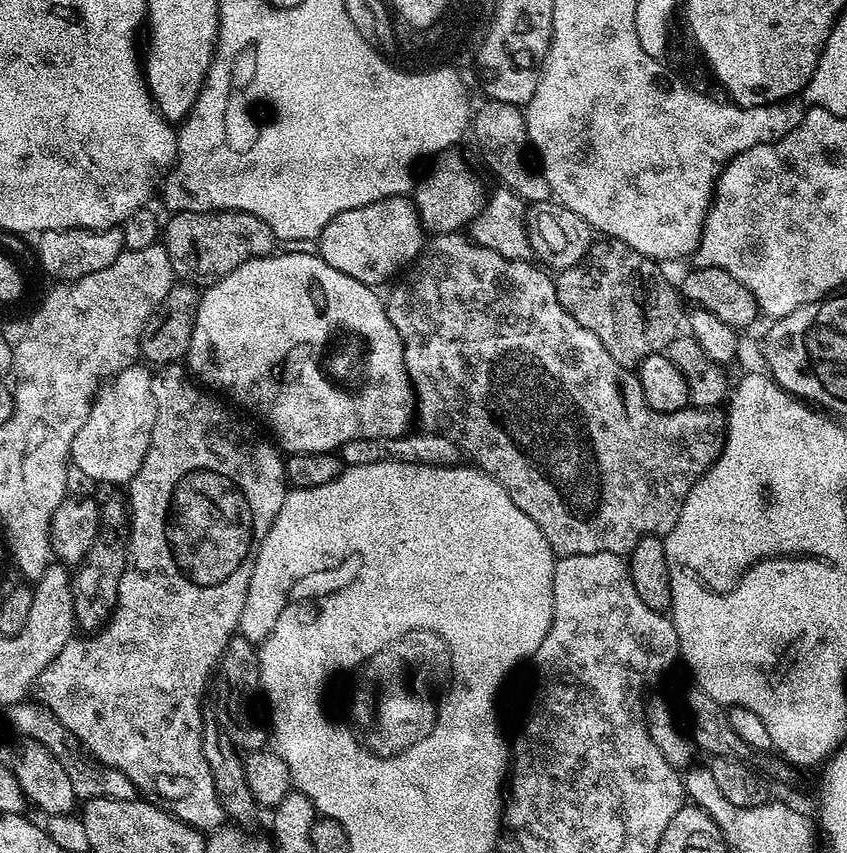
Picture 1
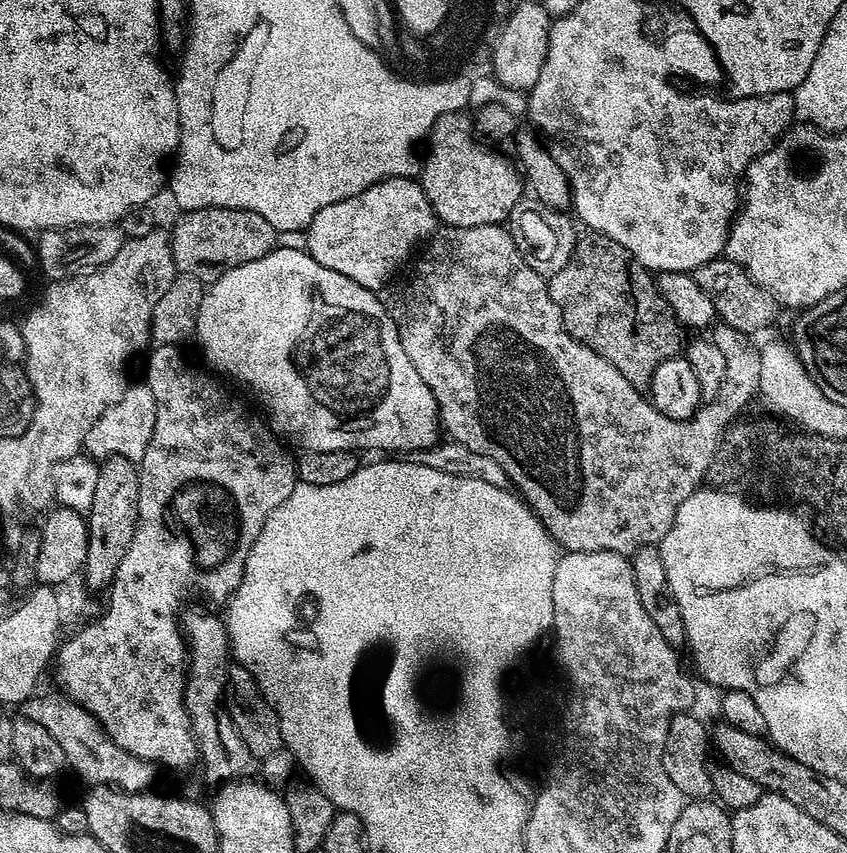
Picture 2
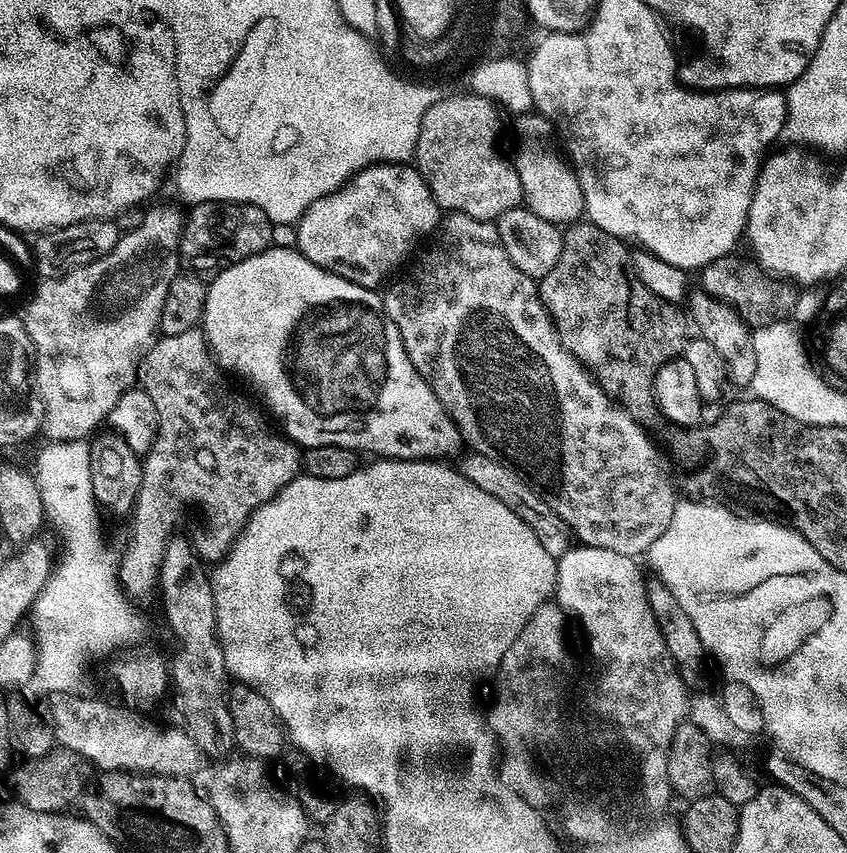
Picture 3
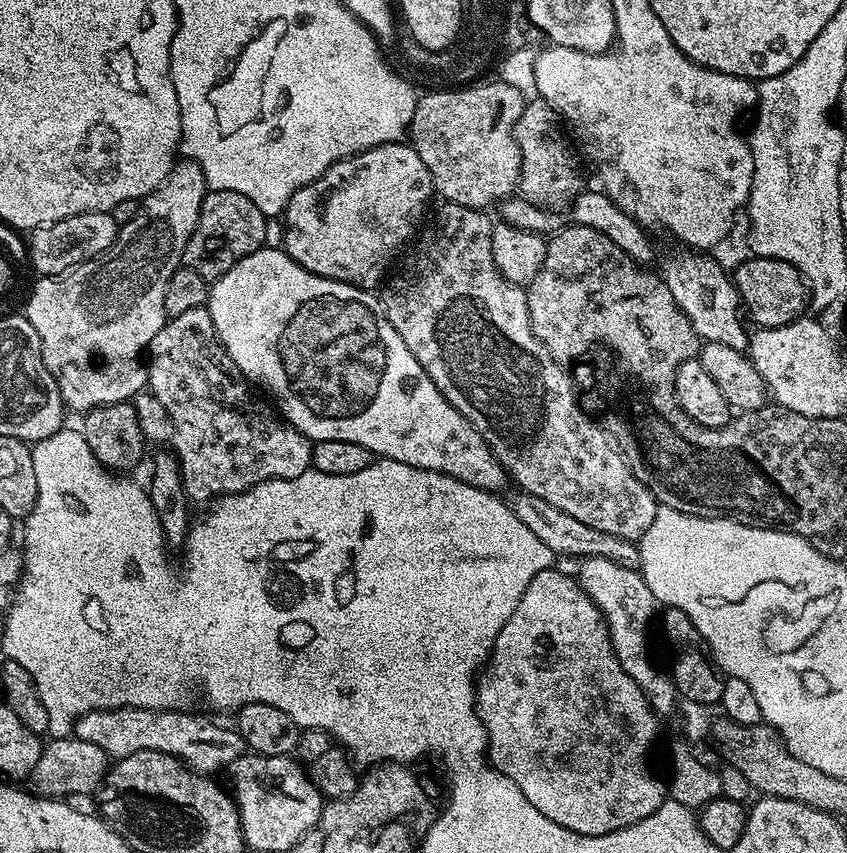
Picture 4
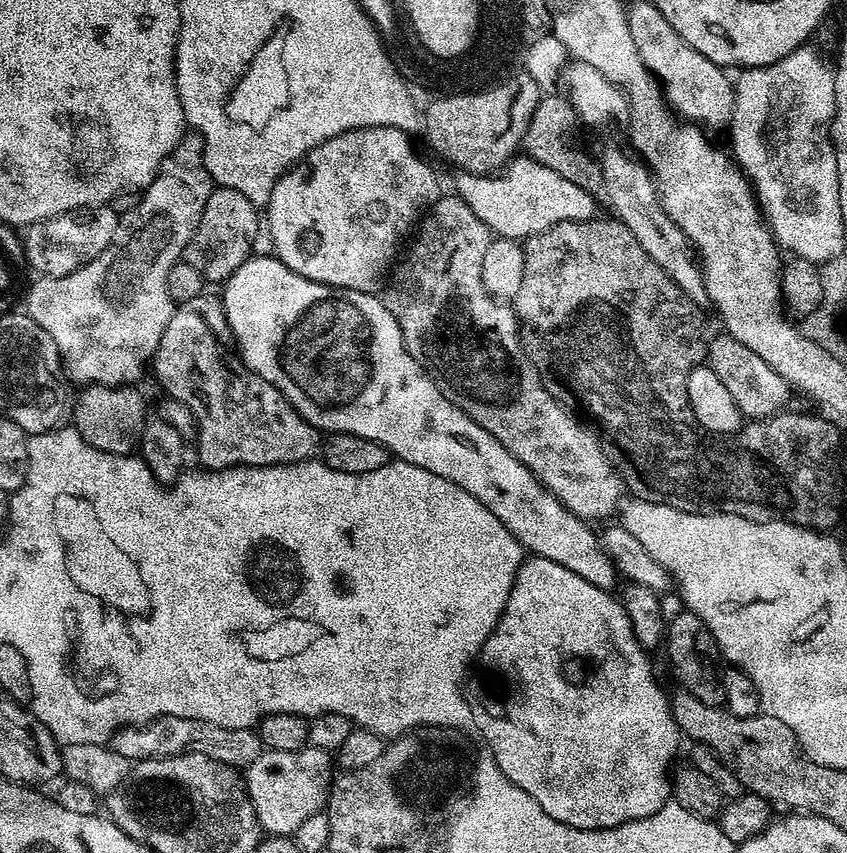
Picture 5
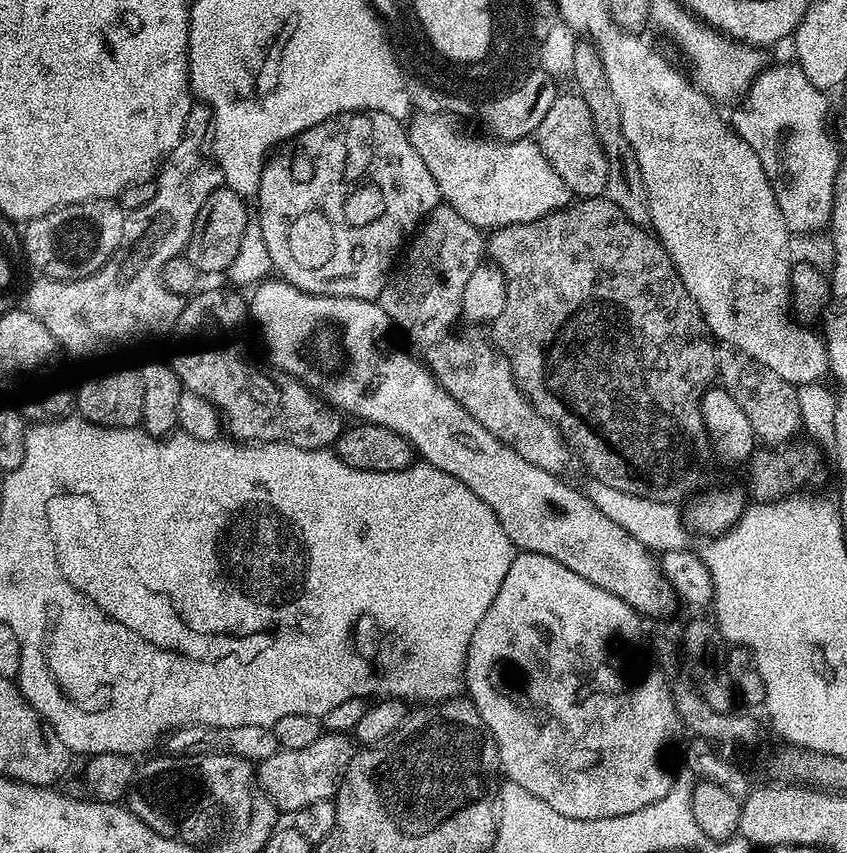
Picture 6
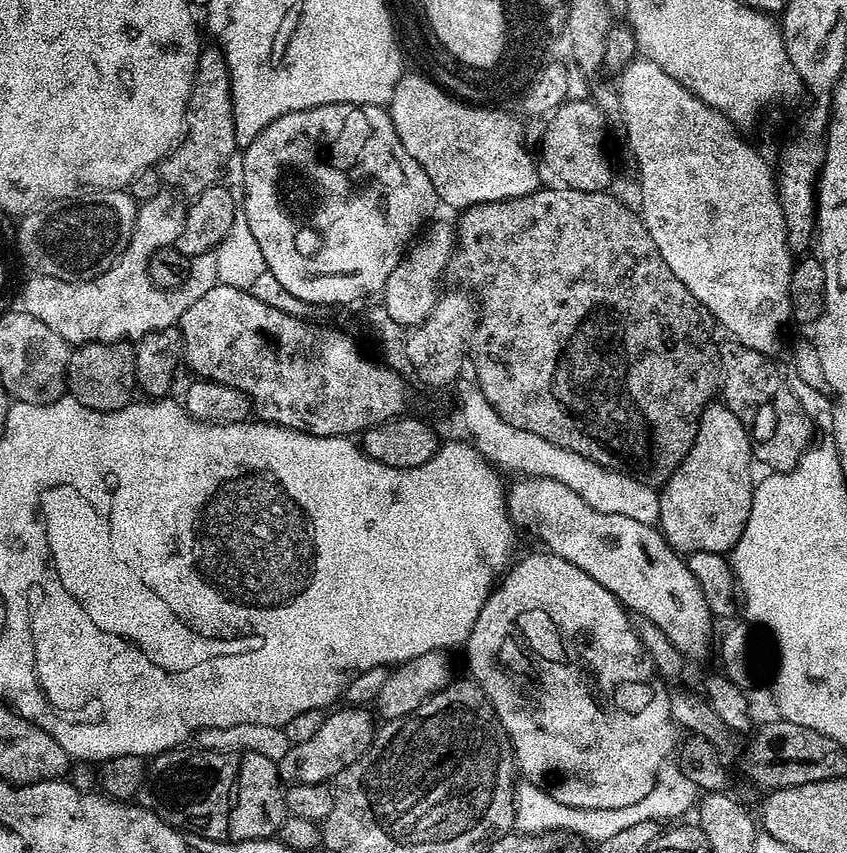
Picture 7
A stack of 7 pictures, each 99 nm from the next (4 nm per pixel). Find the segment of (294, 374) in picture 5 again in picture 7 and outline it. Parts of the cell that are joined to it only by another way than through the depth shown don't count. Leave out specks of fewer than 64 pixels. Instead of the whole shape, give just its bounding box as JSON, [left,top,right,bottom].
[506,478,714,661]

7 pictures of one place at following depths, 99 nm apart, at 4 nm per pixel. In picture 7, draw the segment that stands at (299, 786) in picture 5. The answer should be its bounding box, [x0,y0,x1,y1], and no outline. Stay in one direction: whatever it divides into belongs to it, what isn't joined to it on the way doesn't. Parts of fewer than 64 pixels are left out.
[278,707,378,785]

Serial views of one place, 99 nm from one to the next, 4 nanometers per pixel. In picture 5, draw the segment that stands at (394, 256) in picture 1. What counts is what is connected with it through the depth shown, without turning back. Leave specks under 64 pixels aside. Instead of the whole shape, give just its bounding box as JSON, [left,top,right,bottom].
[266,126,442,293]

